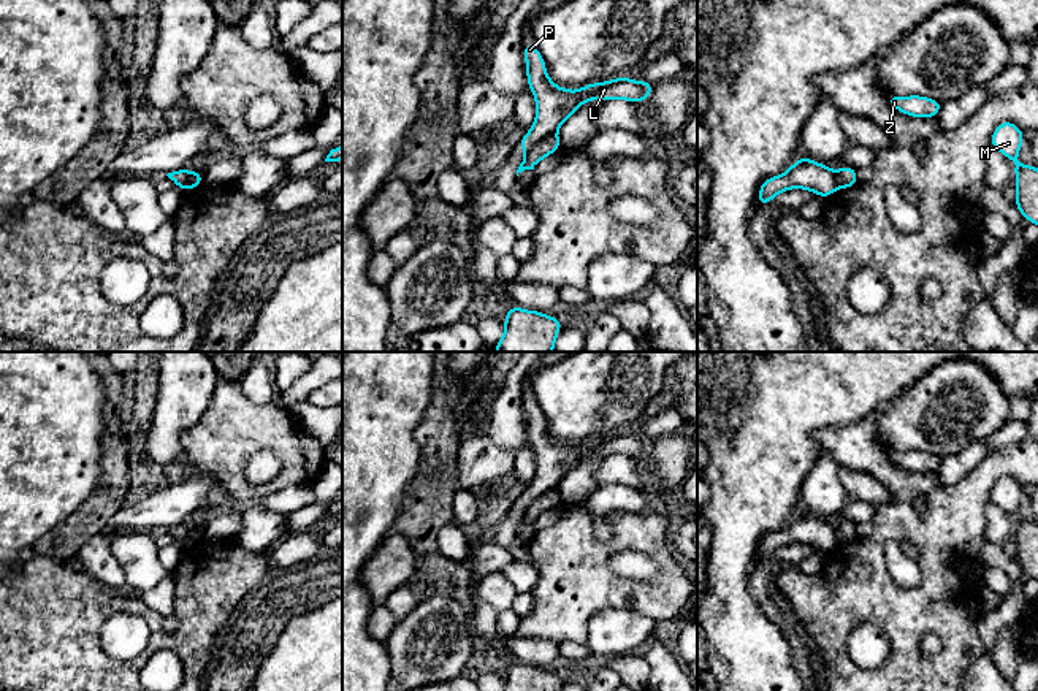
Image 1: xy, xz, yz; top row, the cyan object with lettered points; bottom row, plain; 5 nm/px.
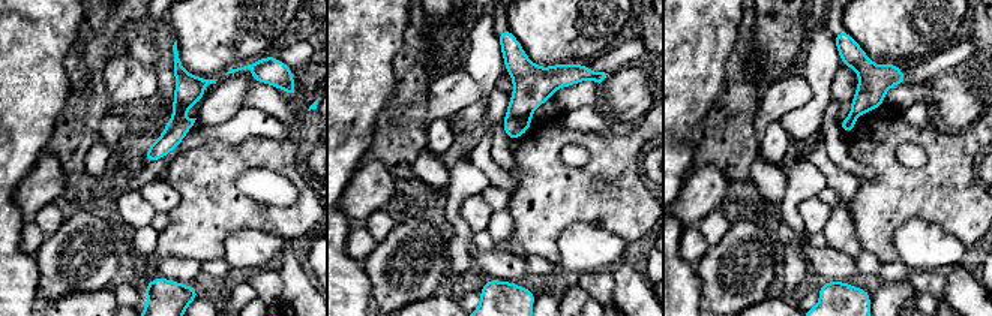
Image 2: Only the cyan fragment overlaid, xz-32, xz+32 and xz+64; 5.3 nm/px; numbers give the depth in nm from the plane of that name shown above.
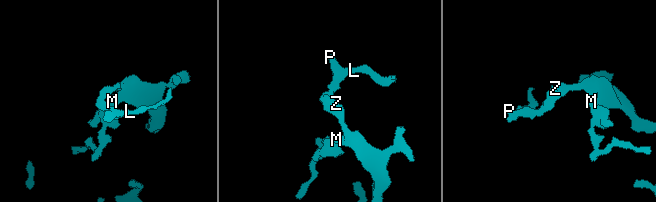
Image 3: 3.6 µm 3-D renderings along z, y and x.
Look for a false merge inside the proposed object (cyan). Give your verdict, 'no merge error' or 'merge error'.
merge error

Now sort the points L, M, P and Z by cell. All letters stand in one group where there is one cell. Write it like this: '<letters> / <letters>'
L P / M Z

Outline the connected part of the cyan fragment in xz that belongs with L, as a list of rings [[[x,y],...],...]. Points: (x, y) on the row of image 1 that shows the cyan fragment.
[[[536,43],[523,46],[521,52],[526,62],[528,86],[536,98],[534,124],[518,141],[518,146],[525,152],[542,138],[555,135],[590,100],[628,100],[631,103],[642,103],[654,89],[654,84],[648,81],[634,81],[628,76],[591,82],[578,90],[563,89],[548,78],[545,60],[536,48]]]

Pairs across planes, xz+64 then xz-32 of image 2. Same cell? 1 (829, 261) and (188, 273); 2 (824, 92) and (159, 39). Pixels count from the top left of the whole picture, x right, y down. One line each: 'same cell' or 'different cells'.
1: same cell
2: different cells

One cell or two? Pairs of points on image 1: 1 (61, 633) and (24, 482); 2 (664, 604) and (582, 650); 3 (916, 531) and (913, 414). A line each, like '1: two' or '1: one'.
1: two
2: two
3: two

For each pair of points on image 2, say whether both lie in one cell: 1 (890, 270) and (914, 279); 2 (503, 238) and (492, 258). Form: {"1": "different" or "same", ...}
{"1": "same", "2": "different"}

